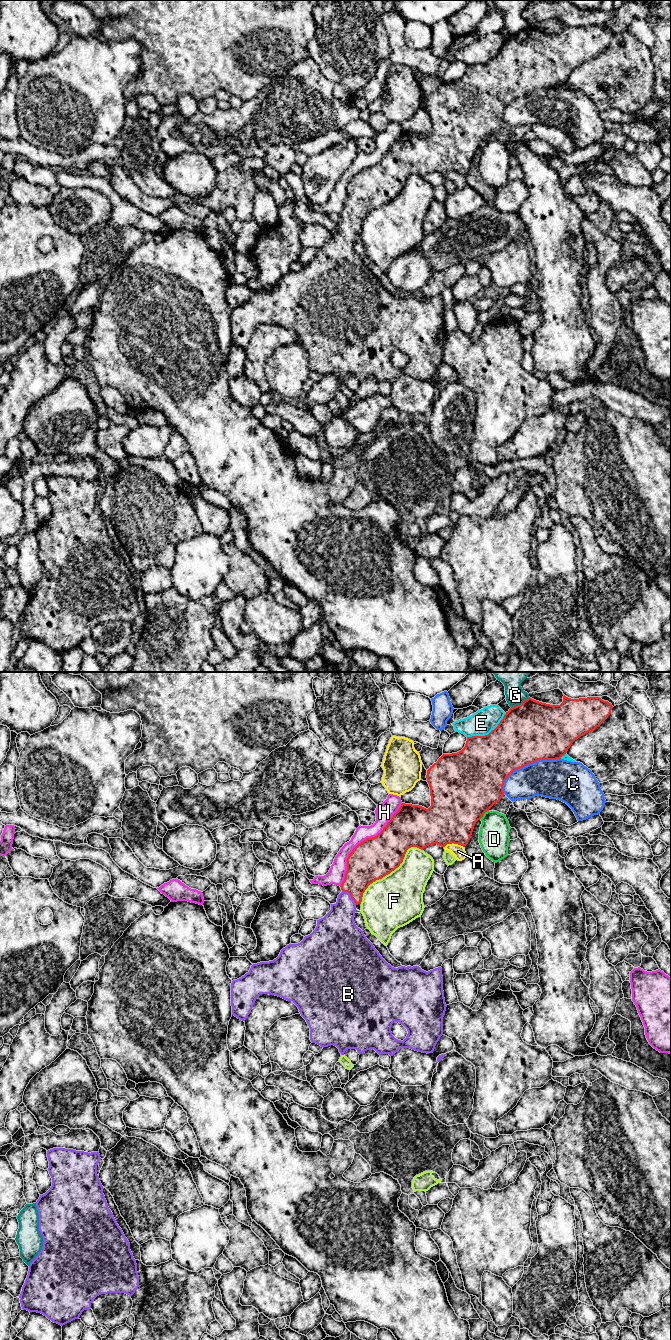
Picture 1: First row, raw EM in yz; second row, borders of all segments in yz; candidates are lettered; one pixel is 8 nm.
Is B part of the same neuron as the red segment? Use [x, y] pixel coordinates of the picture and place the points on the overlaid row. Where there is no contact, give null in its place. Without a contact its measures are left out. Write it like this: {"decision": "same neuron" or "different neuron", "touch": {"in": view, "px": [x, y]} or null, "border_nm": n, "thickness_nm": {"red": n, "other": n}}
{"decision": "same neuron", "touch": {"in": "yz", "px": [350, 895]}, "border_nm": 170, "thickness_nm": {"red": 280, "other": 240}}

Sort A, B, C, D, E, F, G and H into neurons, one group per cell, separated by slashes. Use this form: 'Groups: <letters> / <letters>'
Groups: A / B / C / D / E / F / G / H

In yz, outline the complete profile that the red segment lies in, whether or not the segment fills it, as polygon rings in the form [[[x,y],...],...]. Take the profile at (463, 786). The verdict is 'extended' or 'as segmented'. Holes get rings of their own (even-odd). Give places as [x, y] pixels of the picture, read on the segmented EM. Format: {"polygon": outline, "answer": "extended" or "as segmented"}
{"polygon": [[[564,695],[560,705],[550,705],[528,698],[520,705],[510,708],[498,726],[488,735],[467,737],[465,747],[461,751],[443,754],[427,770],[431,806],[426,809],[419,805],[402,803],[377,836],[367,838],[352,850],[347,858],[347,871],[340,886],[342,892],[338,895],[337,902],[331,904],[331,910],[317,920],[315,930],[305,936],[300,943],[287,945],[273,961],[253,964],[248,973],[232,981],[232,1015],[245,1021],[260,995],[275,995],[292,1001],[298,1007],[310,1028],[312,1043],[323,1048],[334,1045],[341,1055],[344,1055],[347,1049],[356,1049],[359,1054],[374,1049],[379,1055],[390,1056],[401,1048],[410,1048],[427,1054],[433,1053],[443,1035],[443,1017],[447,1007],[443,991],[442,968],[438,967],[426,972],[419,966],[392,967],[382,958],[363,931],[356,926],[354,922],[356,906],[361,904],[363,893],[370,884],[400,866],[409,848],[417,847],[423,850],[429,845],[437,844],[445,847],[452,843],[465,847],[476,822],[504,795],[504,782],[513,771],[538,760],[561,759],[575,740],[599,727],[608,718],[612,708],[611,703],[600,697],[571,699]],[[394,1022],[399,1022],[408,1031],[403,1041],[392,1035],[391,1027]]], "answer": "extended"}

